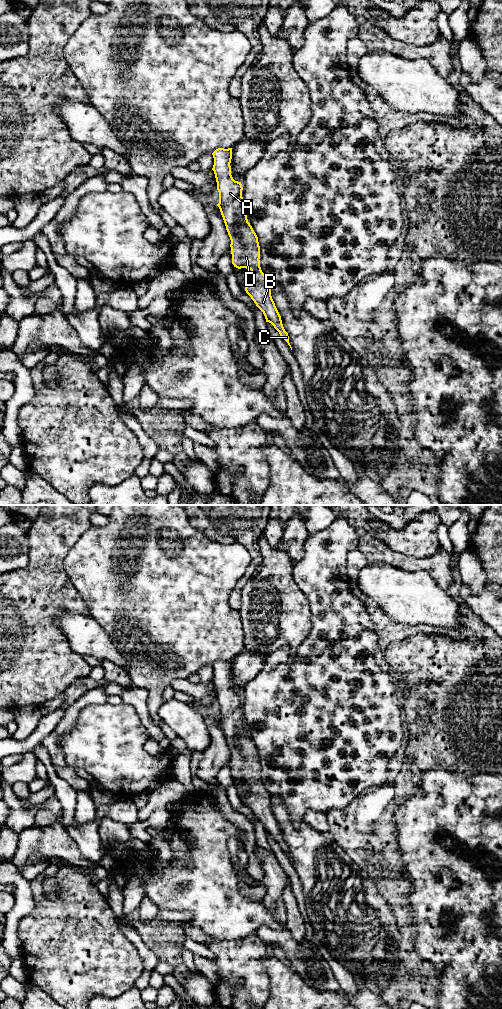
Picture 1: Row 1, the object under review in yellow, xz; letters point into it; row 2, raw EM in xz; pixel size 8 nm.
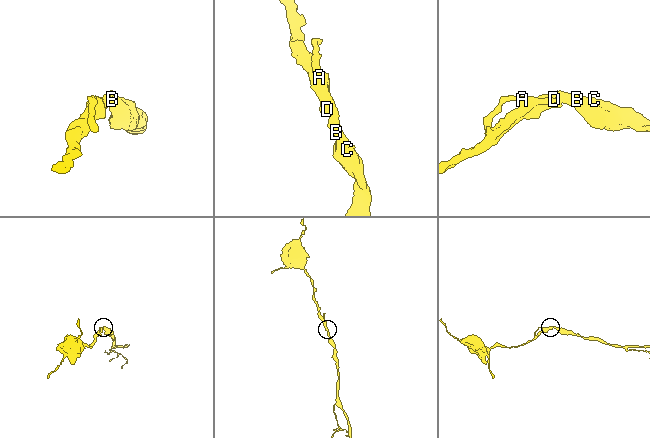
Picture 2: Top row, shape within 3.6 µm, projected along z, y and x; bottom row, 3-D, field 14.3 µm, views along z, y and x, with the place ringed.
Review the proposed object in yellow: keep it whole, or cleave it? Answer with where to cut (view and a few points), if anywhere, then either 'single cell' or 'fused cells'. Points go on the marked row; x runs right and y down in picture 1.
no cut; single cell

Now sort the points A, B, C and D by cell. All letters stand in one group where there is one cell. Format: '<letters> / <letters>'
A B C D

